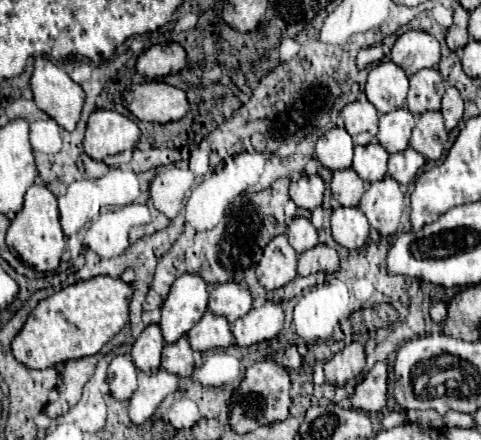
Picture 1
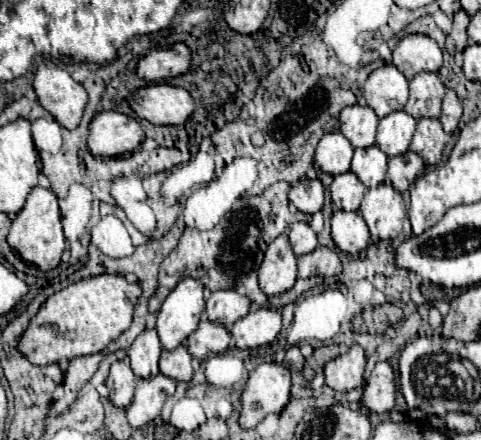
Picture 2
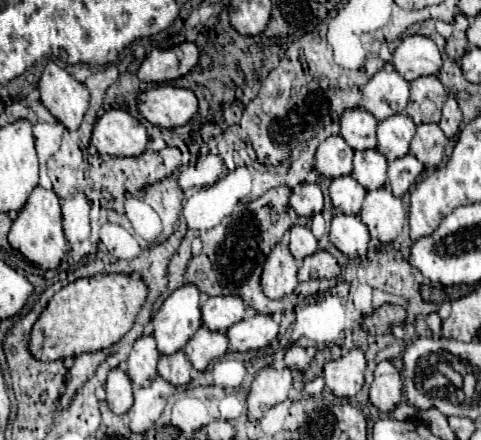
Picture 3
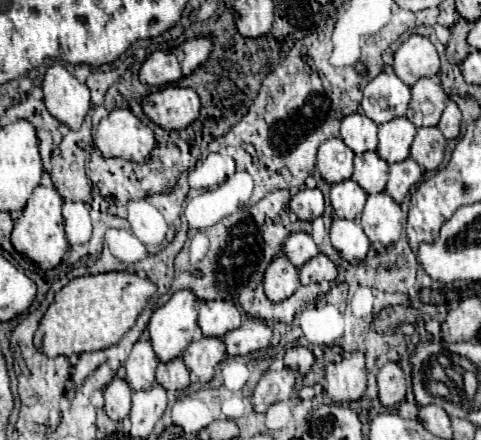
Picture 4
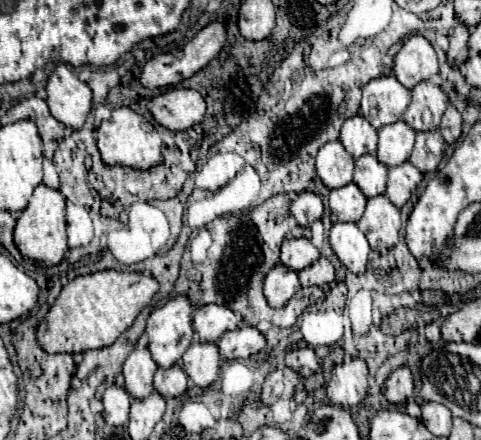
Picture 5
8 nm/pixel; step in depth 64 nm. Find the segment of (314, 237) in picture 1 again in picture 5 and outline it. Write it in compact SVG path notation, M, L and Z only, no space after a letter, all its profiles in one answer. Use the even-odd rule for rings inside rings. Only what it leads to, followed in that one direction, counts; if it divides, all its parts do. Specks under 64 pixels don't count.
M292 238L292 240L284 240L284 244L282 244L280 260L282 260L282 264L286 264L288 268L292 268L296 272L304 270L318 258L320 258L320 252L308 238Z

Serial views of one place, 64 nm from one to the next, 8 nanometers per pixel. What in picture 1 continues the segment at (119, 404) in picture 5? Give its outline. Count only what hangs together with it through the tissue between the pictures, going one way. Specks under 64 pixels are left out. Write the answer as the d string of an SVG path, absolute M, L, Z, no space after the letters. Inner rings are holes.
M118 354L108 366L108 384L110 394L116 400L130 400L136 390L136 366L132 364L130 354Z

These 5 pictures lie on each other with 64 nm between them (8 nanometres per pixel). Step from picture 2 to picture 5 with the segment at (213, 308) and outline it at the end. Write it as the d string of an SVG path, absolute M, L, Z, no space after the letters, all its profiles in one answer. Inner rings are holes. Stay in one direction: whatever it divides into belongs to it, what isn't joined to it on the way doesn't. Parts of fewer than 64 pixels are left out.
M204 304L194 312L192 318L194 330L204 342L216 342L224 332L236 330L240 322L242 318L222 304Z

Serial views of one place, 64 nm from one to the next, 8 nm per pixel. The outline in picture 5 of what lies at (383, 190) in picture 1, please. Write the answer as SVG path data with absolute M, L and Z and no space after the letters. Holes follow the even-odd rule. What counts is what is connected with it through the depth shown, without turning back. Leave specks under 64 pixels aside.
M374 196L368 200L364 216L358 222L358 228L368 238L370 246L384 244L386 248L396 246L402 228L400 210L388 200L388 196Z

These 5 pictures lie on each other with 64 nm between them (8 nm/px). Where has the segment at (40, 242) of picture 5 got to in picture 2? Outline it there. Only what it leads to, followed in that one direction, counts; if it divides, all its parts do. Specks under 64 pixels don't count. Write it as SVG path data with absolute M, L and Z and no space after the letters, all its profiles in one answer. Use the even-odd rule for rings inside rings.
M42 186L32 188L32 192L28 194L28 200L26 200L26 206L18 212L18 216L12 222L12 228L8 234L8 244L26 262L38 266L40 270L52 270L60 264L60 256L66 248L66 238L62 234L58 200L56 200L56 194L52 190L42 188Z

